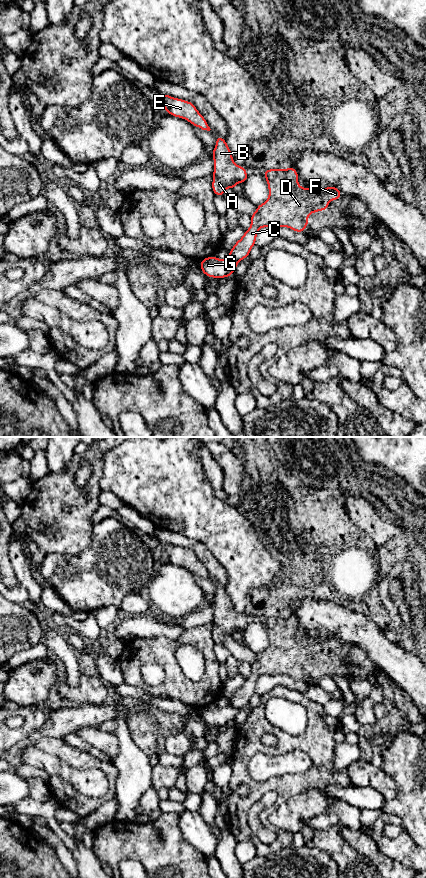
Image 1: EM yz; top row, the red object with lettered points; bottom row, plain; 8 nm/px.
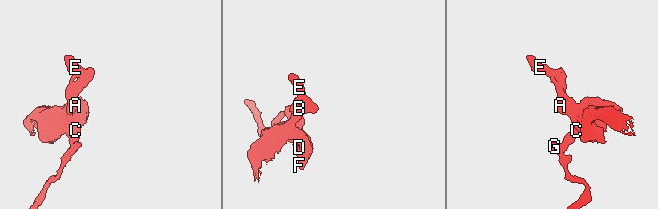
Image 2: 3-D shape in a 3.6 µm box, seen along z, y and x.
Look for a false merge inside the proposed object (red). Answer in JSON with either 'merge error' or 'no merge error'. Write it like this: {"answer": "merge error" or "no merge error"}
{"answer": "merge error"}

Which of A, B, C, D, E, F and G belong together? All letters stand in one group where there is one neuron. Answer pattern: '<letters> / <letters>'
A B C D E F / G

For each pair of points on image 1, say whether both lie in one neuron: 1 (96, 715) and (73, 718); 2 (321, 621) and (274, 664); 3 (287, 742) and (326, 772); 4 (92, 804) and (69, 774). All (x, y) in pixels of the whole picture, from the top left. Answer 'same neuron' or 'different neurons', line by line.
1: same neuron
2: different neurons
3: same neuron
4: different neurons

